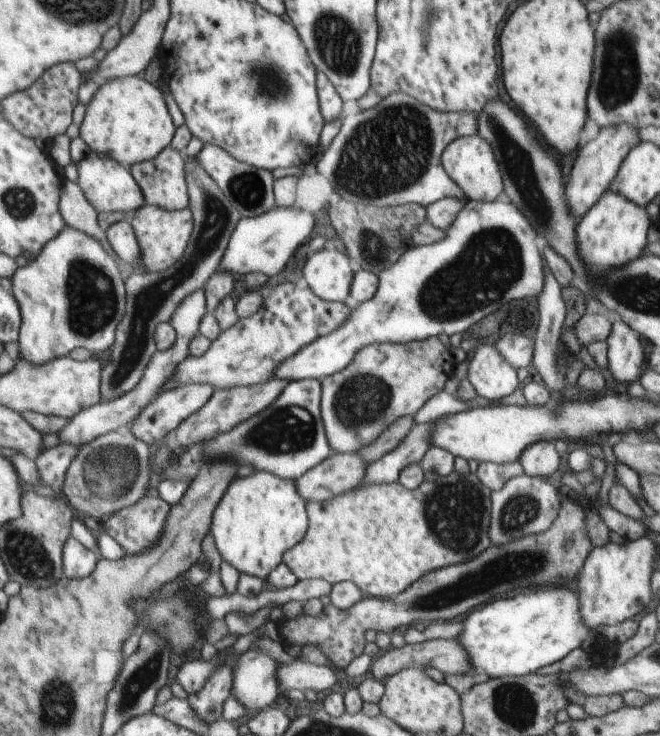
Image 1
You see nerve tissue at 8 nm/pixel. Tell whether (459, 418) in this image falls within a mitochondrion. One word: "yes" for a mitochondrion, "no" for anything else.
no

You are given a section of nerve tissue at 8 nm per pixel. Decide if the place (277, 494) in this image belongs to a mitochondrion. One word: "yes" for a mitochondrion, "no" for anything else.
no

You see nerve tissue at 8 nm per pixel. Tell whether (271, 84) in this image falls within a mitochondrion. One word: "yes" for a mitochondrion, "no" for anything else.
yes

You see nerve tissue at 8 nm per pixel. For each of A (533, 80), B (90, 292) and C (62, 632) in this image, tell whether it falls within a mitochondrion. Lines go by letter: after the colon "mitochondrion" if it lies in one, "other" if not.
A: other
B: mitochondrion
C: other

